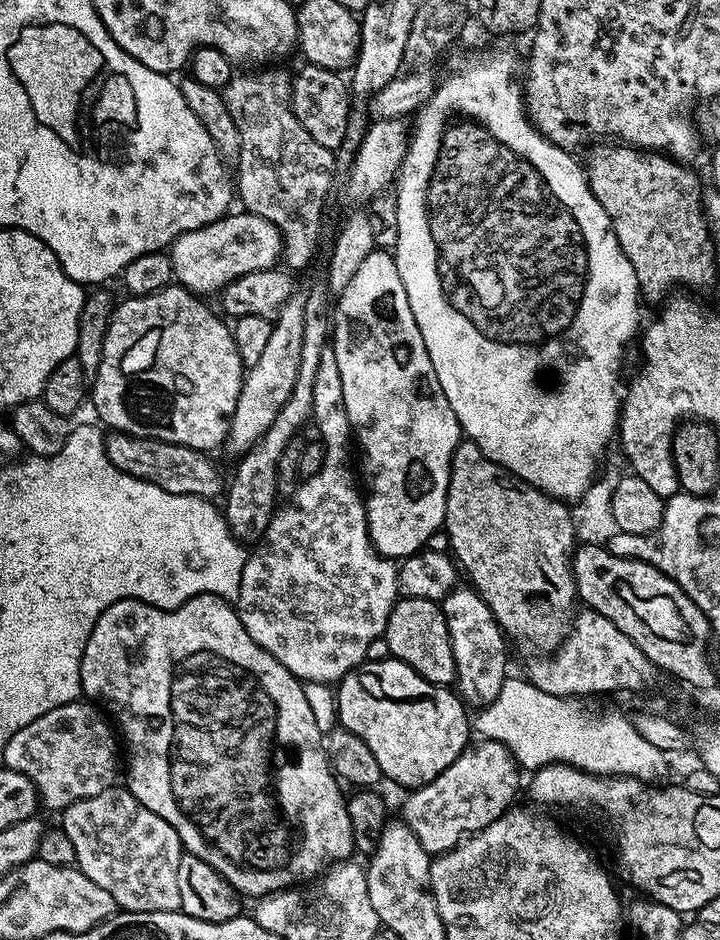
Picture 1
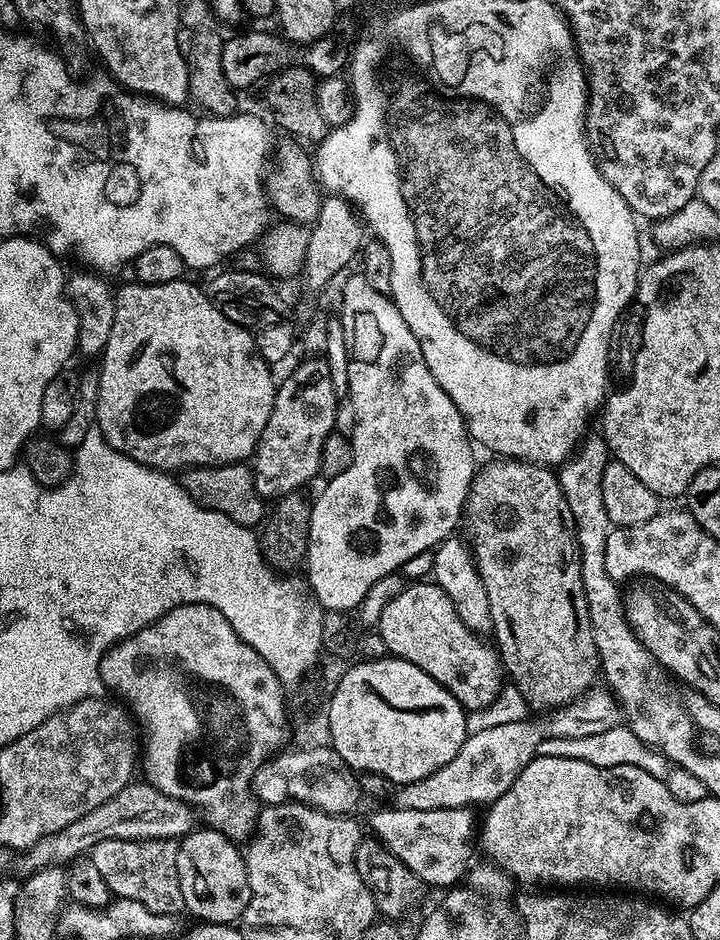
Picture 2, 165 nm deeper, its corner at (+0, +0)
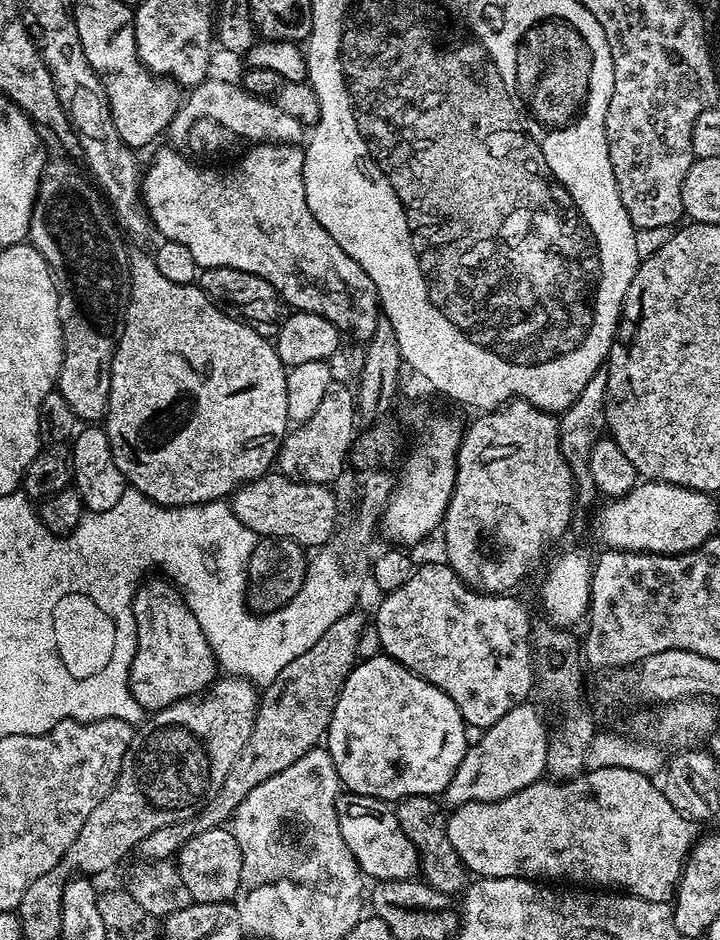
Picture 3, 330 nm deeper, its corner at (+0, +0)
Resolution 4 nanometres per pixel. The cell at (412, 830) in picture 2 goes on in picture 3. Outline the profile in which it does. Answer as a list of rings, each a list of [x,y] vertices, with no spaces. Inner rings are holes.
[[[345,791],[336,800],[336,813],[338,830],[342,830],[342,838],[365,877],[373,876],[371,879],[376,882],[410,880],[420,872],[418,850],[406,838],[389,801]]]

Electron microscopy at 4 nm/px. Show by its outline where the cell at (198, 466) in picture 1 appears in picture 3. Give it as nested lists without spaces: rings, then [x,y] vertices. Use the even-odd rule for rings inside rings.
[[[269,470],[256,480],[240,485],[230,497],[238,522],[255,532],[257,537],[274,536],[293,540],[302,546],[318,547],[331,539],[338,527],[336,496],[326,484],[307,484],[291,480],[278,470]]]

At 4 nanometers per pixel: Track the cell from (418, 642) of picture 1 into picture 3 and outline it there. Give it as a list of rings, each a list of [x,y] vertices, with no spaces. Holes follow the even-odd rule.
[[[446,562],[440,564],[420,564],[416,569],[416,573],[410,578],[410,582],[406,582],[406,586],[398,586],[398,590],[387,593],[383,597],[384,600],[380,604],[380,609],[376,612],[374,623],[378,630],[378,638],[380,639],[380,647],[383,655],[392,657],[404,668],[408,668],[415,676],[420,676],[426,682],[430,682],[434,686],[438,686],[438,690],[450,697],[454,702],[454,706],[458,706],[460,716],[465,724],[473,724],[482,728],[489,728],[492,724],[498,722],[498,718],[502,718],[510,710],[514,710],[514,706],[525,703],[529,699],[528,696],[534,692],[534,652],[530,647],[530,637],[532,632],[532,620],[528,617],[528,612],[524,609],[524,604],[520,600],[515,600],[512,594],[497,594],[495,592],[477,592],[470,585],[465,584],[462,578],[458,578],[458,574]]]

